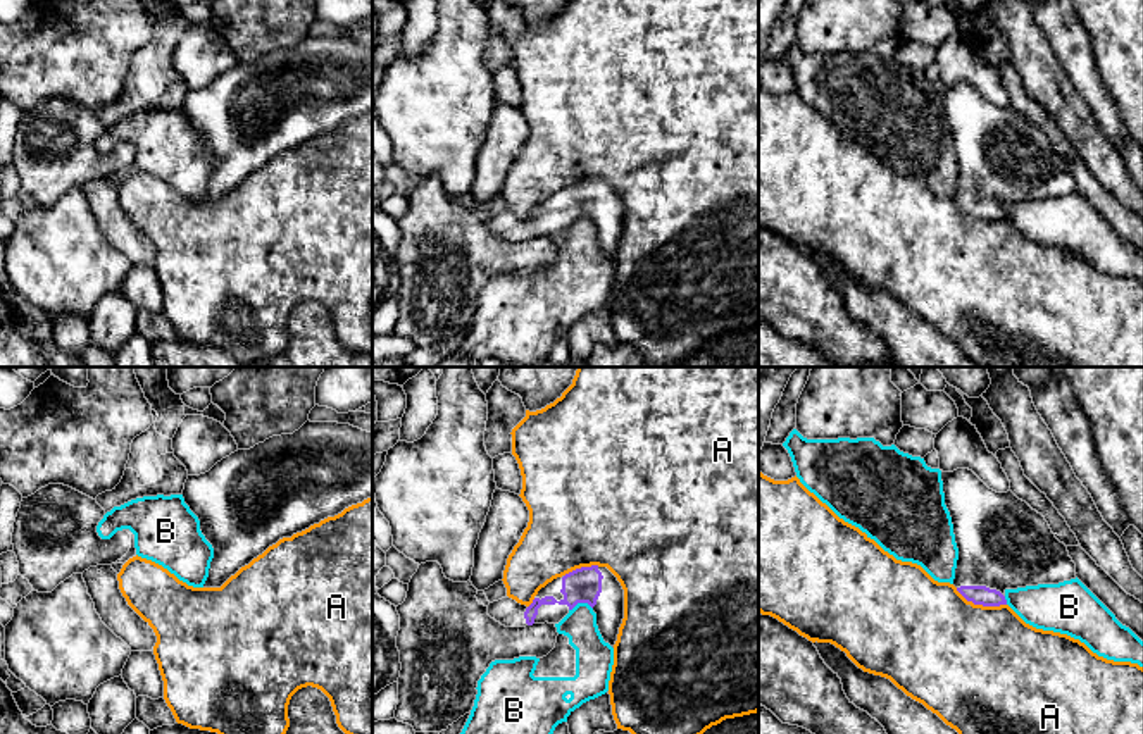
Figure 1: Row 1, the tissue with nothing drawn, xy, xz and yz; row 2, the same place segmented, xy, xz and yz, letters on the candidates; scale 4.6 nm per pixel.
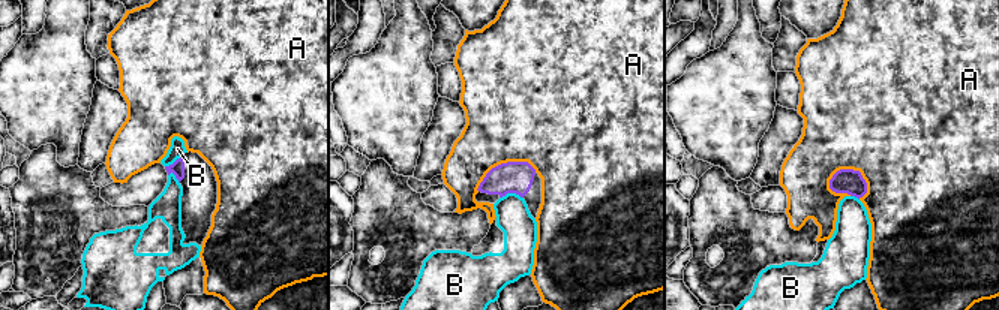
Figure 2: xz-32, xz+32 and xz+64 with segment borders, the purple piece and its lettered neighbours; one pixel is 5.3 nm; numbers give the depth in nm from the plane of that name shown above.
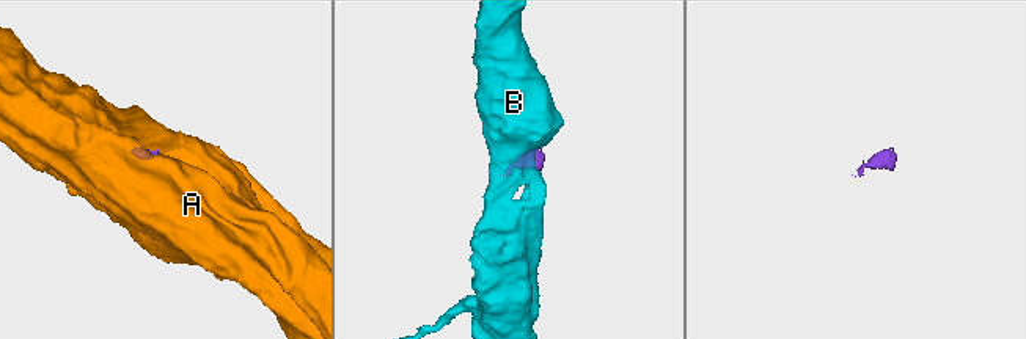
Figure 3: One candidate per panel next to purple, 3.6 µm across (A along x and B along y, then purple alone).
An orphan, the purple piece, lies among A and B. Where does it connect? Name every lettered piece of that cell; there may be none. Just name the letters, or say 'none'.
none

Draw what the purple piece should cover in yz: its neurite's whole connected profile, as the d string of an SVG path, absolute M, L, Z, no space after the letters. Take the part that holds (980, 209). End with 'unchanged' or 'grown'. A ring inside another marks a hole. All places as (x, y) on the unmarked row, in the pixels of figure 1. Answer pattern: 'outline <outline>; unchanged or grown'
outline M972 84L943 86L959 174L953 200L974 219L1007 219L1005 205L1076 193L1067 160L1012 105L990 103Z; grown

